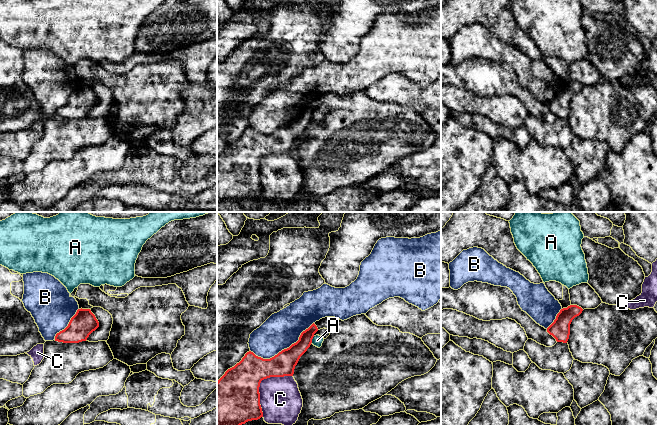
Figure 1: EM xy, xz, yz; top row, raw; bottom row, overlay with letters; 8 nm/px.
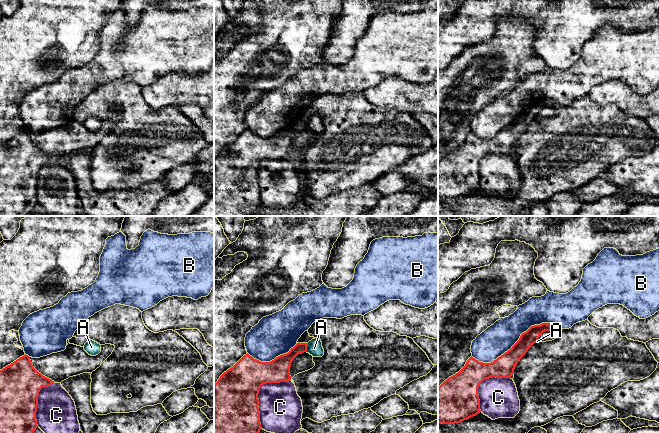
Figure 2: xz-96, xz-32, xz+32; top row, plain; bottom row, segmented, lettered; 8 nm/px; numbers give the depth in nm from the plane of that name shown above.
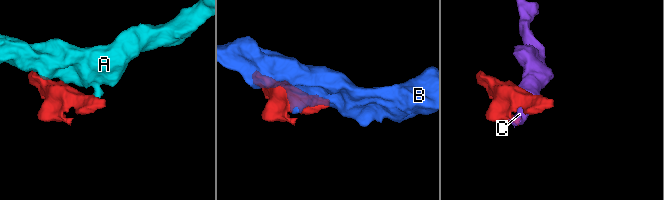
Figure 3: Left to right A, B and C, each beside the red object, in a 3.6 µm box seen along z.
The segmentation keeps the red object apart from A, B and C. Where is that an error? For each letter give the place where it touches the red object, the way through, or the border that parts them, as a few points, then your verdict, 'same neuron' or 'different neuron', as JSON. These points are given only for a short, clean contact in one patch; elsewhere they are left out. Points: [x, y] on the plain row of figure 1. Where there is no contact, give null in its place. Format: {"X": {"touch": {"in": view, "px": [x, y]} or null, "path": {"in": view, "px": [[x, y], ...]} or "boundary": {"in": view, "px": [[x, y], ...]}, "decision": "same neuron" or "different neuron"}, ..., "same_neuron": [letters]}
{"A": {"touch": {"in": "xz", "px": [312, 114]}, "boundary": {"in": "xz", "px": [[314, 112], [311, 118]]}, "decision": "different neuron"}, "B": {"touch": {"in": "xz", "px": [284, 125]}, "decision": "different neuron"}, "C": {"touch": {"in": "xz", "px": [260, 158]}, "decision": "different neuron"}, "same_neuron": []}

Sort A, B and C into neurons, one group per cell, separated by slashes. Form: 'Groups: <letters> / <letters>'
Groups: A / B / C

